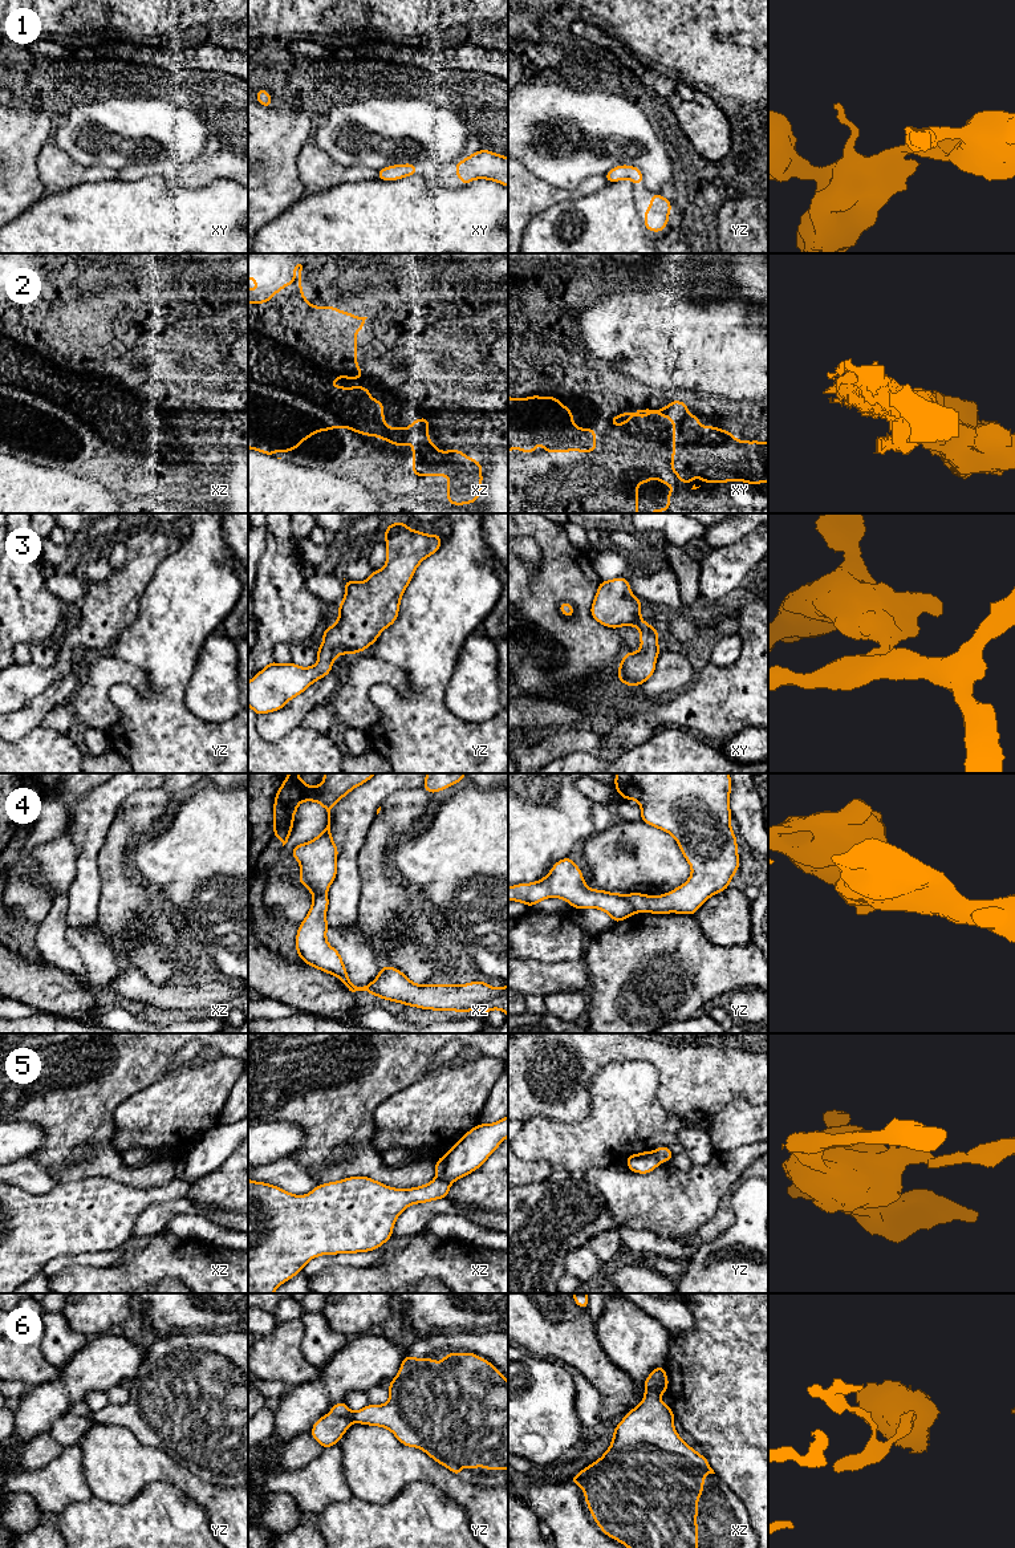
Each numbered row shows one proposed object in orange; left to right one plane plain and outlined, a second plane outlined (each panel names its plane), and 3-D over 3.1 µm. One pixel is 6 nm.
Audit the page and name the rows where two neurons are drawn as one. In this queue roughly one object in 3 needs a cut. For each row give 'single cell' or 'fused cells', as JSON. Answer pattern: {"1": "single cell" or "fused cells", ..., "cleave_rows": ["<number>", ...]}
{"1": "single cell", "2": "single cell", "3": "single cell", "4": "fused cells", "5": "fused cells", "6": "fused cells", "cleave_rows": ["4", "5", "6"]}

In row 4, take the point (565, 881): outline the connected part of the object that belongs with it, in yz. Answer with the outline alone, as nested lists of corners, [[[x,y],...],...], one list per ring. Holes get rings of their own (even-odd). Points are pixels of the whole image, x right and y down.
[[[569,857],[557,861],[540,881],[508,886],[508,901],[517,901],[528,907],[545,898],[565,899],[573,909],[598,909],[609,914],[614,923],[636,913],[625,894],[590,890],[580,868]]]

